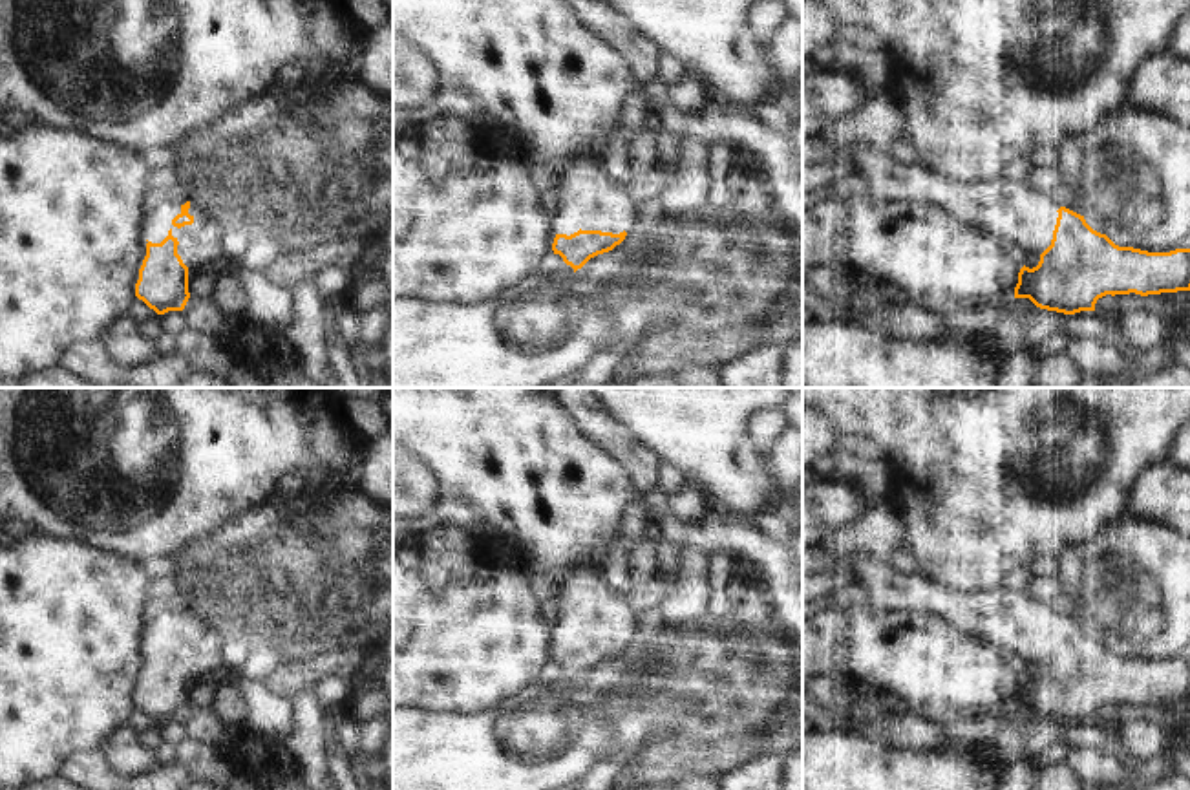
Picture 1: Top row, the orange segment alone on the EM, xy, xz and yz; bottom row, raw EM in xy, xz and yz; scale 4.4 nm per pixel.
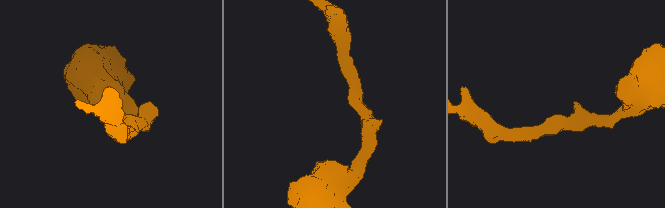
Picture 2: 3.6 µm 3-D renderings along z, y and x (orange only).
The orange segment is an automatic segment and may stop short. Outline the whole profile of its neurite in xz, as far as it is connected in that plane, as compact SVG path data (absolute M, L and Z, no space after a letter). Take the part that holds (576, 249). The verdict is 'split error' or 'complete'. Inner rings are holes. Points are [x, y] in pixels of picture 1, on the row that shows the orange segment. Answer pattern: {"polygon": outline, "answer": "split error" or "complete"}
{"polygon": "M587 152L559 183L554 254L581 269L590 258L620 245L632 221L634 201L607 170L607 154Z", "answer": "split error"}

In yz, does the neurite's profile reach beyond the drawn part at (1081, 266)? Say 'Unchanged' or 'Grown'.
Grown.

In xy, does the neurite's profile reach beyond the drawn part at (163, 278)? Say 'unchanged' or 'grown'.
grown

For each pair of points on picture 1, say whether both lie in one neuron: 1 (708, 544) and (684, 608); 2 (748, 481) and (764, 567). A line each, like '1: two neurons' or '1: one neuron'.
1: two neurons
2: two neurons

